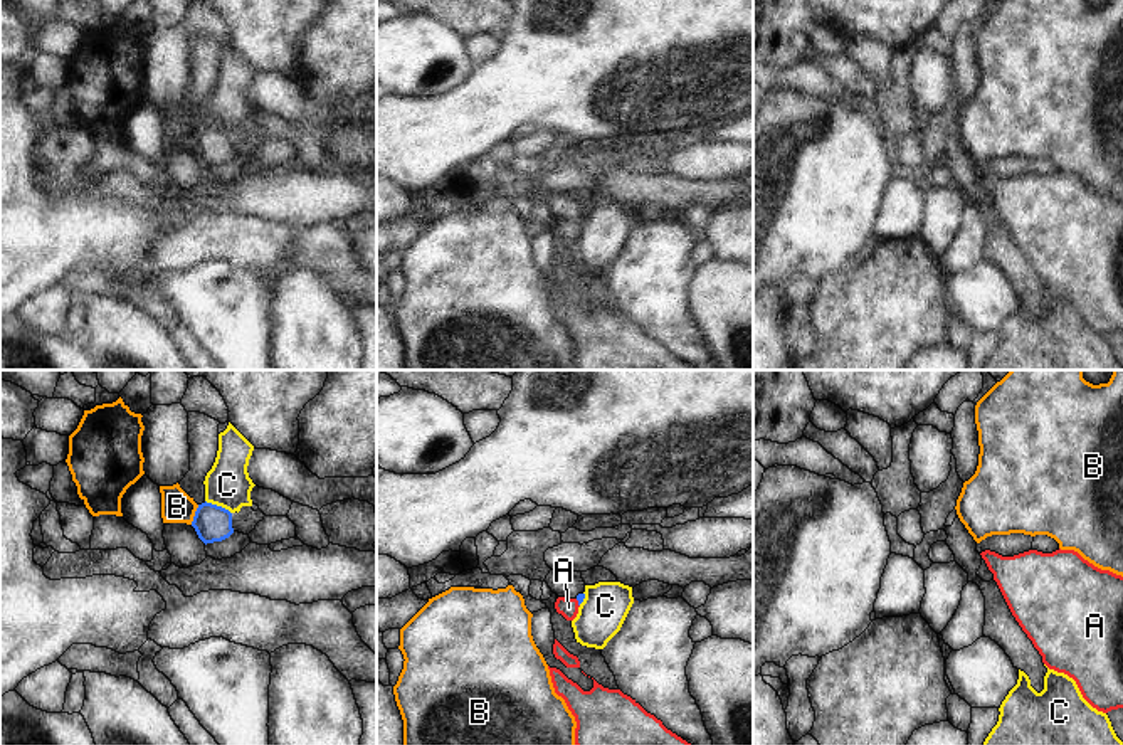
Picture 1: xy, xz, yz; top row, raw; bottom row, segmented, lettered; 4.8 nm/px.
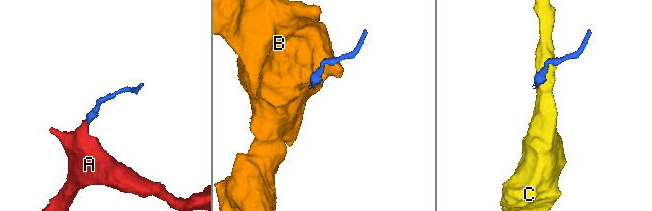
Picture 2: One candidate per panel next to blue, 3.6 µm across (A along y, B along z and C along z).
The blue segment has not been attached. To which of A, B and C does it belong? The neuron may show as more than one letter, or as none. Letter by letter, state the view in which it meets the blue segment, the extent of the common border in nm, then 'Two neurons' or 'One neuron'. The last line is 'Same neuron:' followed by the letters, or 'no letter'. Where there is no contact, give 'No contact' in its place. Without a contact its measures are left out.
A: Touches blue in xz. Shared border 40 nm. One neuron
B: Touches blue in xy. Shared border 100 nm. Two neurons
C: Touches blue in xy. Shared border 140 nm. Two neurons
Same neuron: A.

